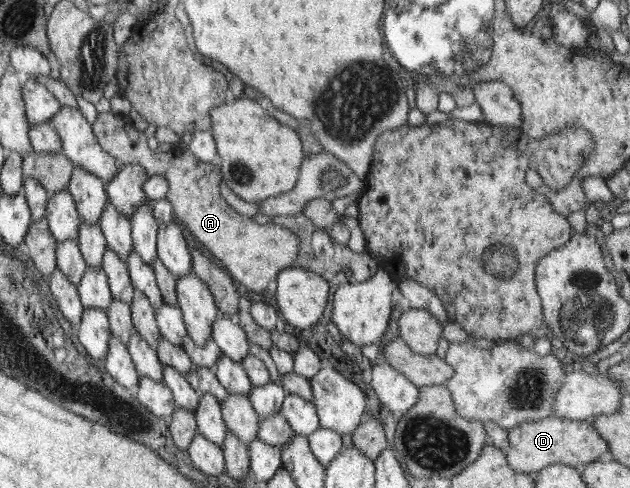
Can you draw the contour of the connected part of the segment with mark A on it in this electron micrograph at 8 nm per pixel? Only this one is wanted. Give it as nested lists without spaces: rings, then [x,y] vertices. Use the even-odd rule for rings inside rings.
[[[115,112],[99,113],[92,124],[104,149],[117,157],[119,164],[140,164],[148,176],[163,175],[169,181],[166,199],[173,206],[173,217],[187,227],[191,236],[223,262],[232,279],[245,288],[265,293],[269,282],[281,271],[293,267],[299,253],[299,238],[294,231],[279,224],[257,224],[255,220],[235,212],[221,196],[221,168],[217,161],[206,163],[191,151],[176,144],[171,151],[153,151],[147,145],[149,132],[137,132],[131,118]]]

